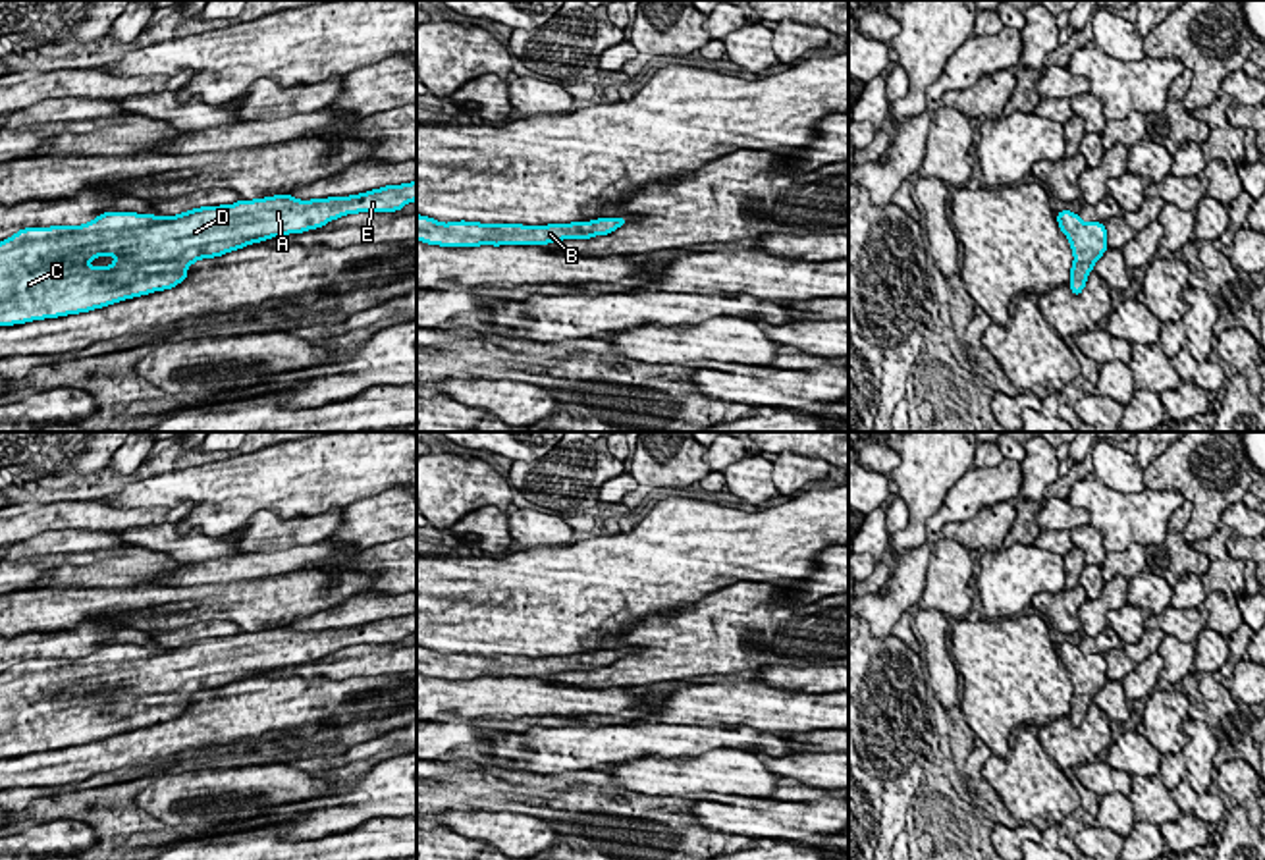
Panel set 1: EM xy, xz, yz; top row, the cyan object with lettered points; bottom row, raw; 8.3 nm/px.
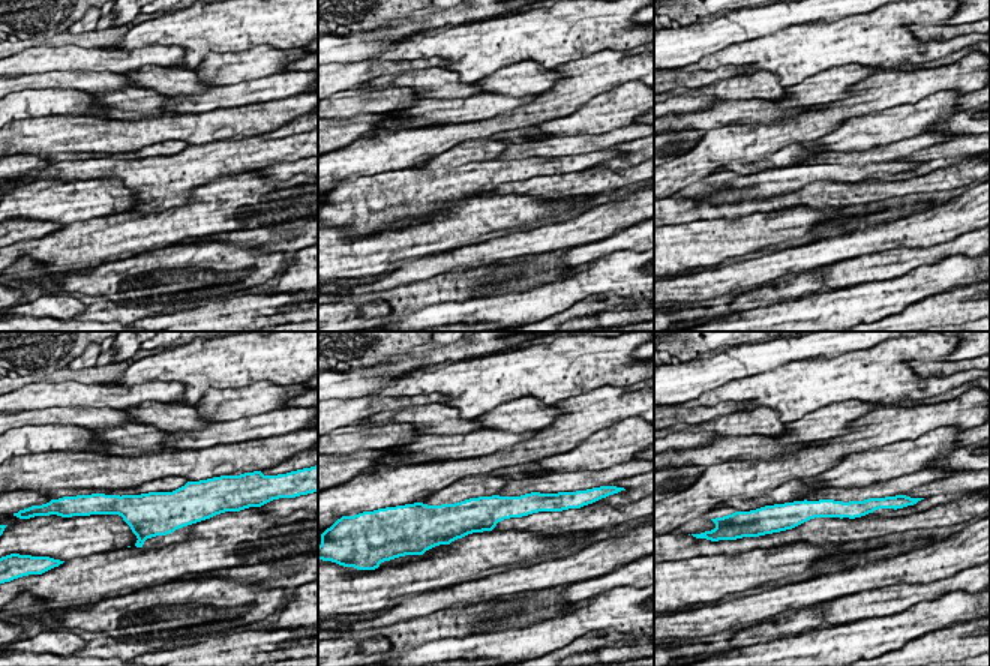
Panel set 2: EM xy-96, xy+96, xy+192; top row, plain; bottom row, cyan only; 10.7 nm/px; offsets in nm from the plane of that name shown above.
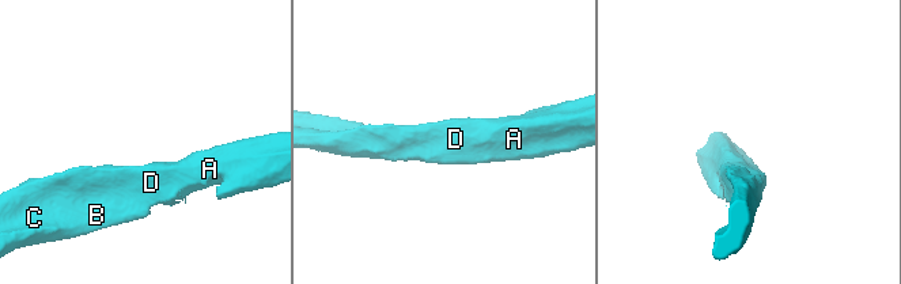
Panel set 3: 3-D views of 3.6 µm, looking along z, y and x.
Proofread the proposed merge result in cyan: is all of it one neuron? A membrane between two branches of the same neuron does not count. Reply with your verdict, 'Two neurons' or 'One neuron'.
One neuron

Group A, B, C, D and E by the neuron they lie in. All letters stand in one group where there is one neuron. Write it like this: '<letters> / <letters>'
A B C D E

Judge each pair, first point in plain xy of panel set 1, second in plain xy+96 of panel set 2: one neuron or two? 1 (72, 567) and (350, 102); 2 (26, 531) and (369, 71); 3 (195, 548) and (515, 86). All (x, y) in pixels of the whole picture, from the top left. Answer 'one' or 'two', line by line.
1: one
2: one
3: two

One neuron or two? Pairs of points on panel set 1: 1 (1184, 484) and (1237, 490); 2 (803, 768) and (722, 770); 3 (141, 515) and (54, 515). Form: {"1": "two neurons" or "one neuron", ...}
{"1": "one neuron", "2": "two neurons", "3": "one neuron"}

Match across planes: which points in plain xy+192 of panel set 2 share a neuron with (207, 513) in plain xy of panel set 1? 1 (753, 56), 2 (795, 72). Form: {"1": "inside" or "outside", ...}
{"1": "inside", "2": "inside"}

